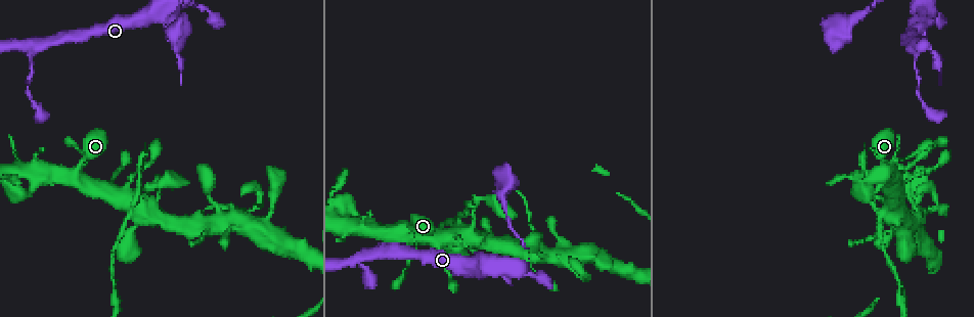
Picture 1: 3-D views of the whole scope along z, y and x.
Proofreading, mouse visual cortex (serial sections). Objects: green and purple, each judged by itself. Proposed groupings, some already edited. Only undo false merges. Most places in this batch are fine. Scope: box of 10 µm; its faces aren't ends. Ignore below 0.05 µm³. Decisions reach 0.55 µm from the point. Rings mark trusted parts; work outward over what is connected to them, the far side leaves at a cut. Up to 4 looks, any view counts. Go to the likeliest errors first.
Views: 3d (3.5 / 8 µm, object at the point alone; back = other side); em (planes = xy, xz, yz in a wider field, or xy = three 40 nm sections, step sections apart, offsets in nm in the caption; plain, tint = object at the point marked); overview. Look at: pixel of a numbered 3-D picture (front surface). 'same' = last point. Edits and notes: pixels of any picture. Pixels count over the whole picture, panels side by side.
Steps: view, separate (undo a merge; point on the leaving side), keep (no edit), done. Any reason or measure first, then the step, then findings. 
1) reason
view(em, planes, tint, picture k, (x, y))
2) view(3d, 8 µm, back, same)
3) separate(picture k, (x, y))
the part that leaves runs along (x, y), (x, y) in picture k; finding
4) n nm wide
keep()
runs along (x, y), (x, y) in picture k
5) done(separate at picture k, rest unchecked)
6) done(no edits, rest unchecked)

sharp bend
view(3d, 3.5 µm, picture 1, (145, 198))

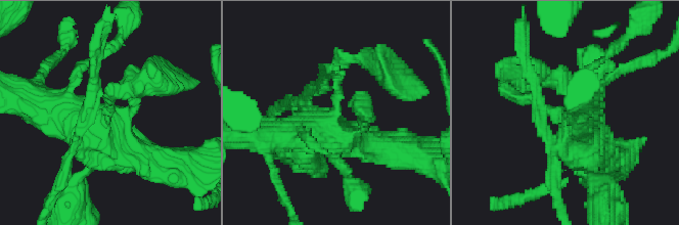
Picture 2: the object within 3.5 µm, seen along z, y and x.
need the tissue
view(em, xy, step 5, tint, picture 2, (104, 116))

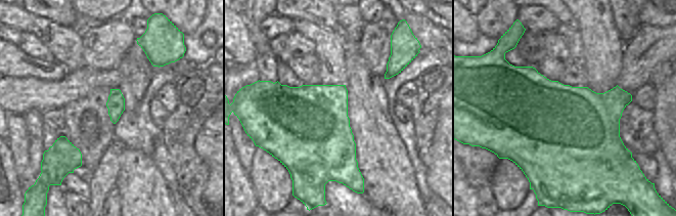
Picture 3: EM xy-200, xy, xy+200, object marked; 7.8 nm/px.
separate(picture 2, (324, 77))
two cells meet here

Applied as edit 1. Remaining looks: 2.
three-way junction
view(3d, 3.5 µm, picture 1, (360, 256))

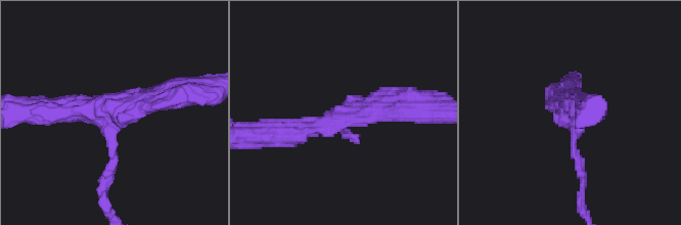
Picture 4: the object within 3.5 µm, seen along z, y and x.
3 arms; arms of 150, 300, 350 nm
view(em, xy, step 3, tint, picture 4, (114, 113))

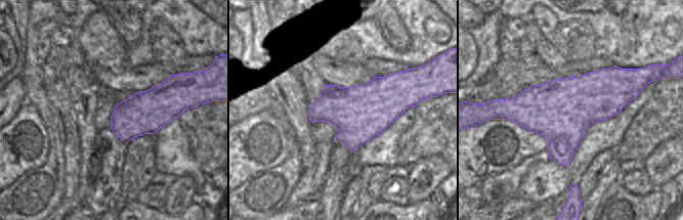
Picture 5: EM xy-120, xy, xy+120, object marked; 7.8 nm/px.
keep()
runs along (404, 109), (354, 111), (278, 133) in picture 4; one cell here

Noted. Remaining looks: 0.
done(separate at picture 2, rest unchecked)

